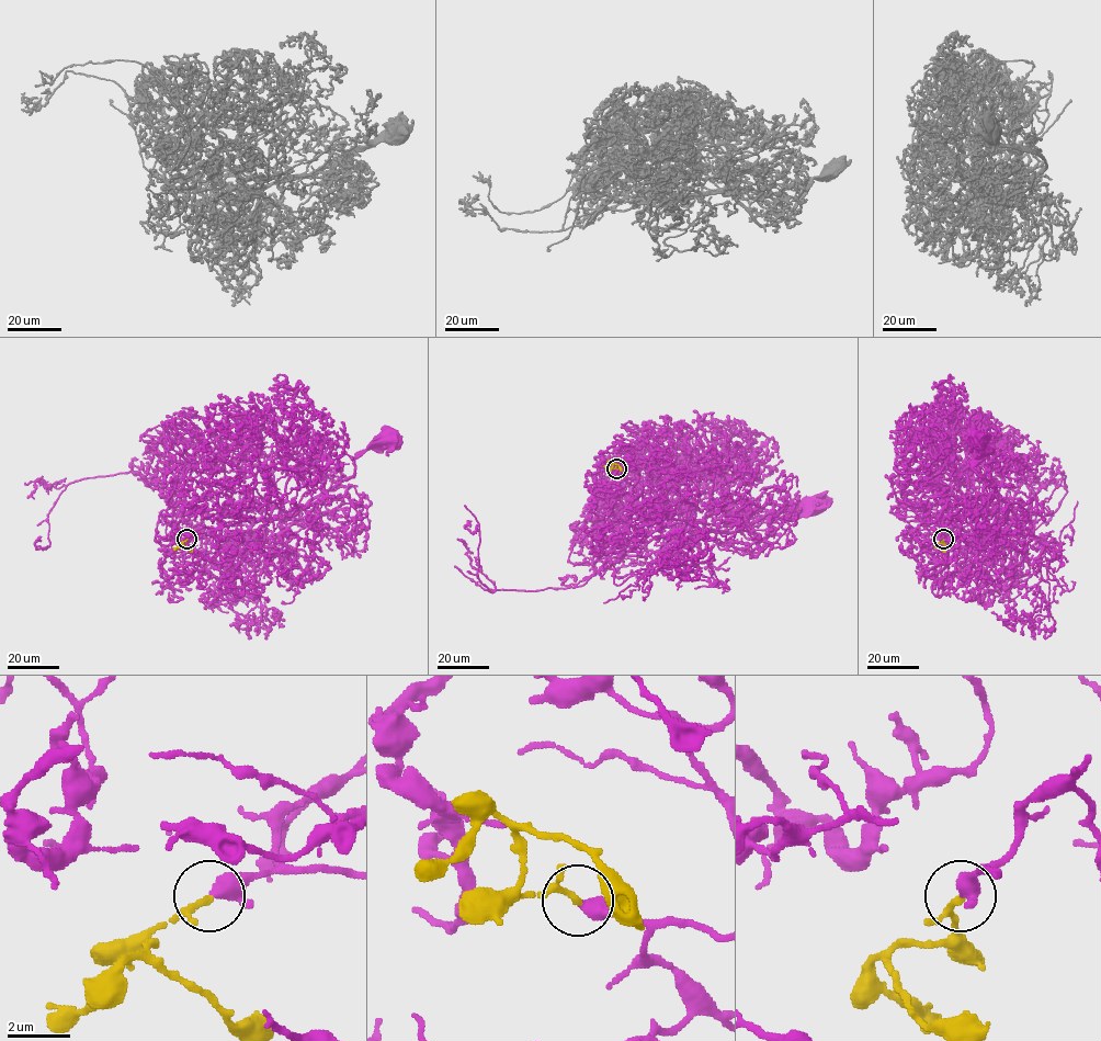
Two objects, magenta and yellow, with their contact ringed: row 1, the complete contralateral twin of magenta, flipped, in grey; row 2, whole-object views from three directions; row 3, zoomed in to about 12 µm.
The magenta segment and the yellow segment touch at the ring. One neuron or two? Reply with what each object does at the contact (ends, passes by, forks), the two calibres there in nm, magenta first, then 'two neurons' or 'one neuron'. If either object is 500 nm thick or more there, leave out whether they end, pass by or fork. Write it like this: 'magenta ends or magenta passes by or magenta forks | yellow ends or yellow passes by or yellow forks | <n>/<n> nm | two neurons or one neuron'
magenta passes by | yellow passes by | 360/150 nm | one neuron

